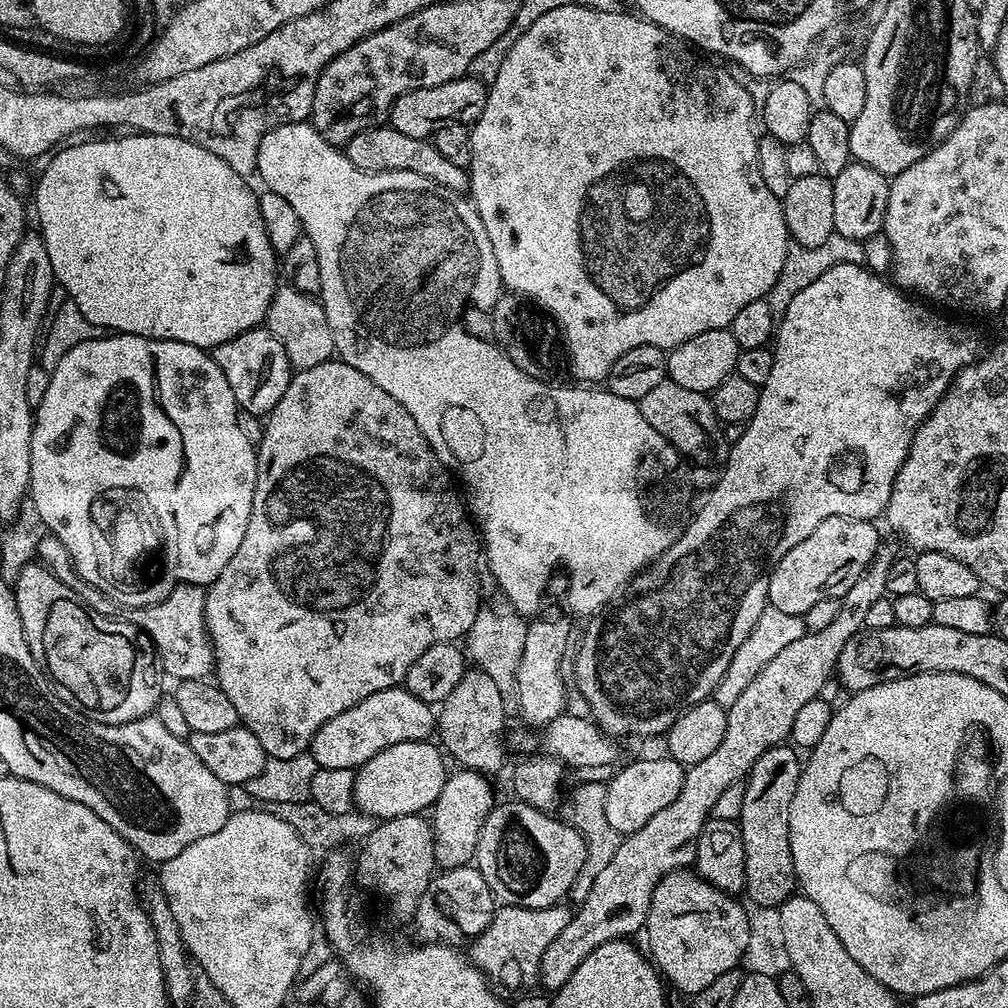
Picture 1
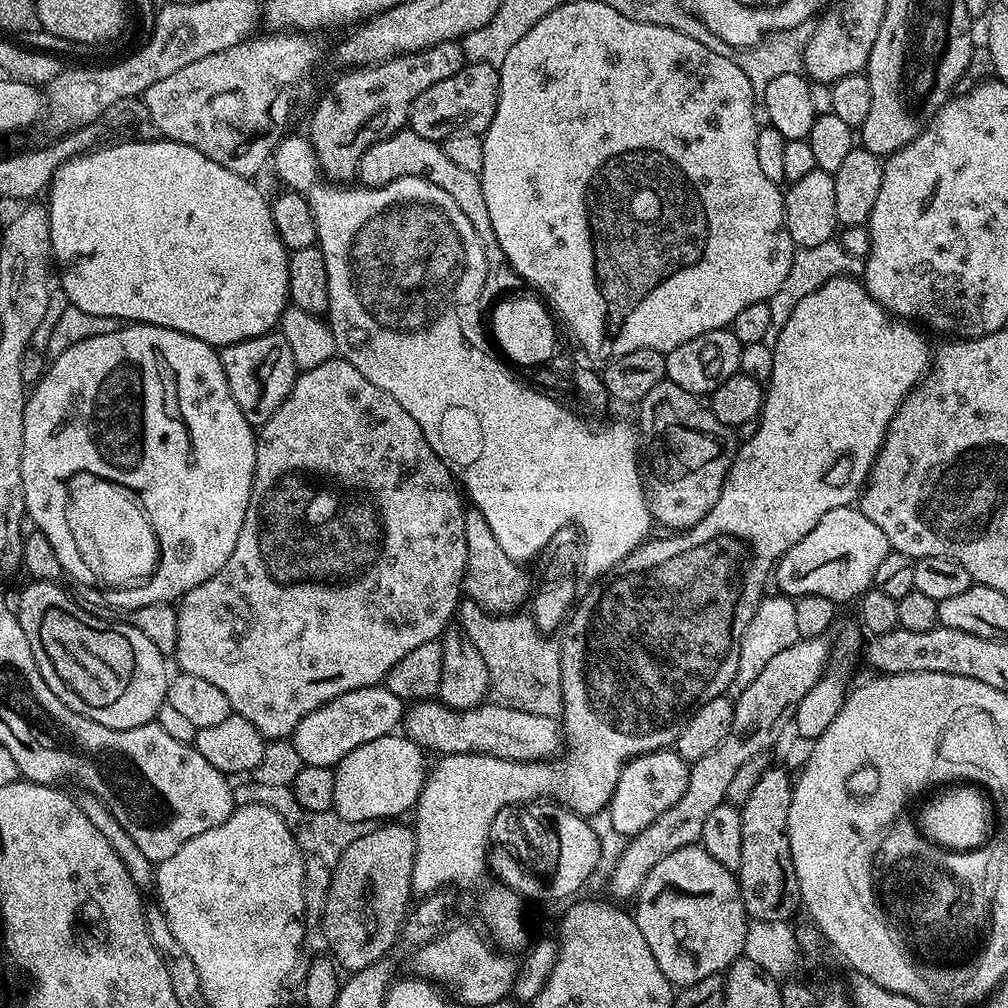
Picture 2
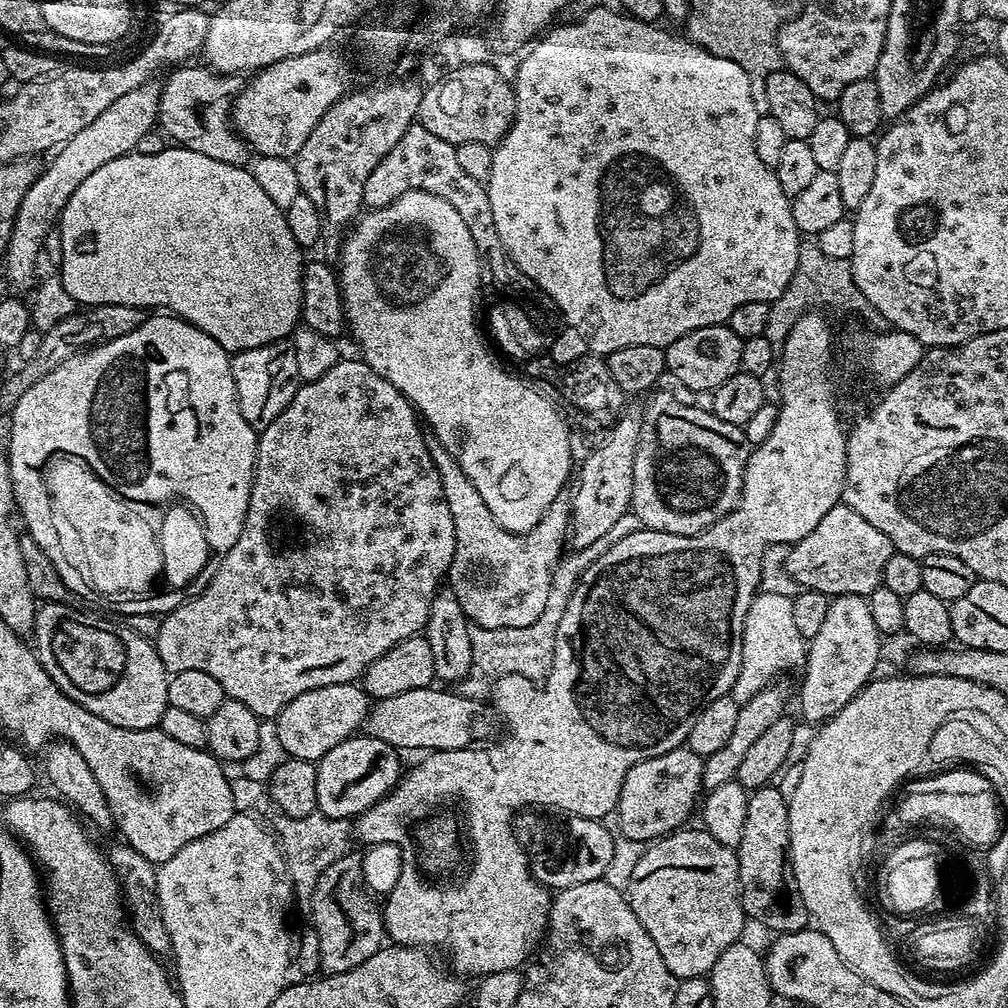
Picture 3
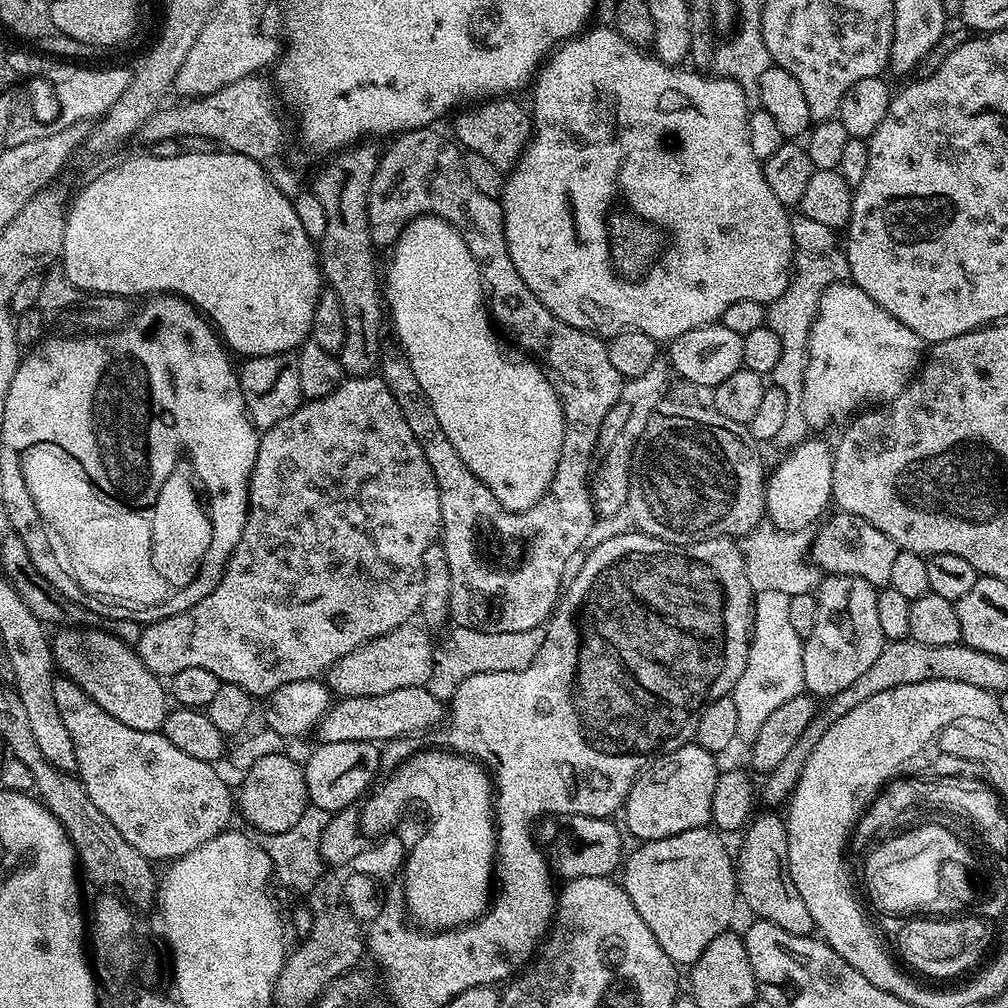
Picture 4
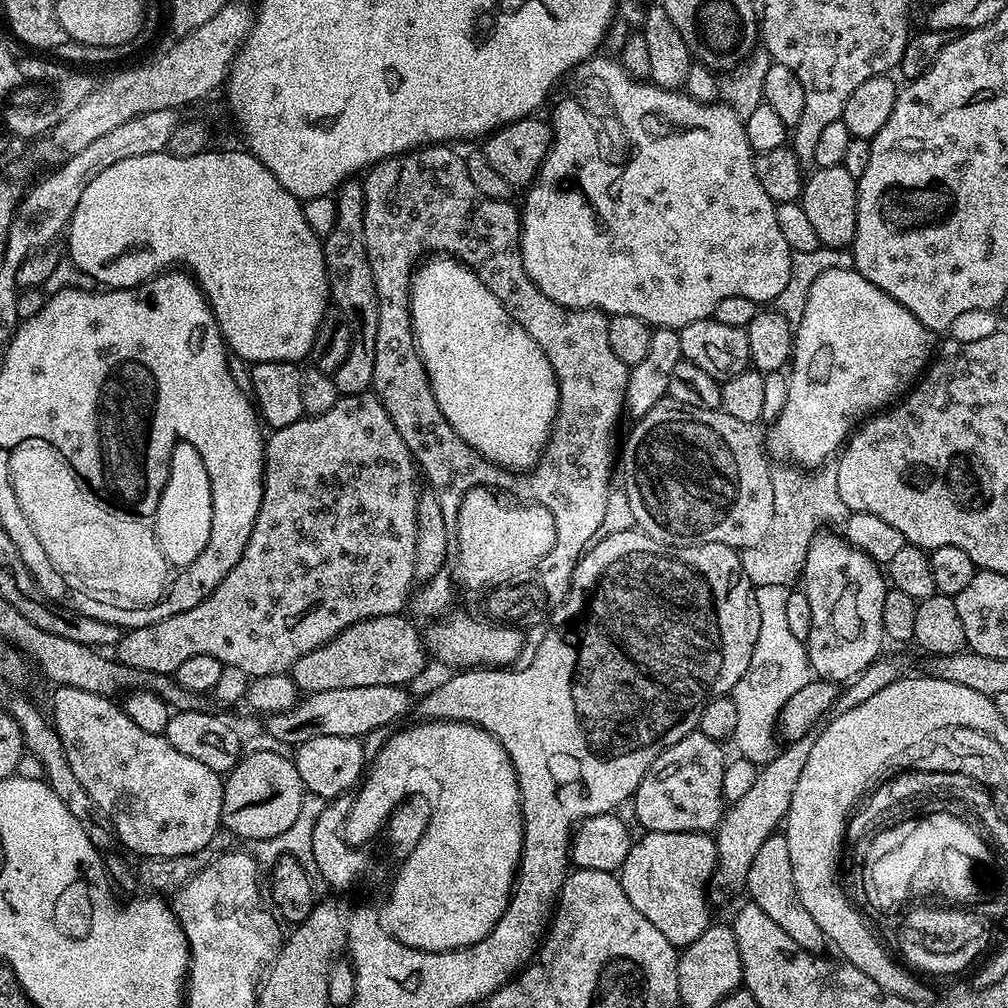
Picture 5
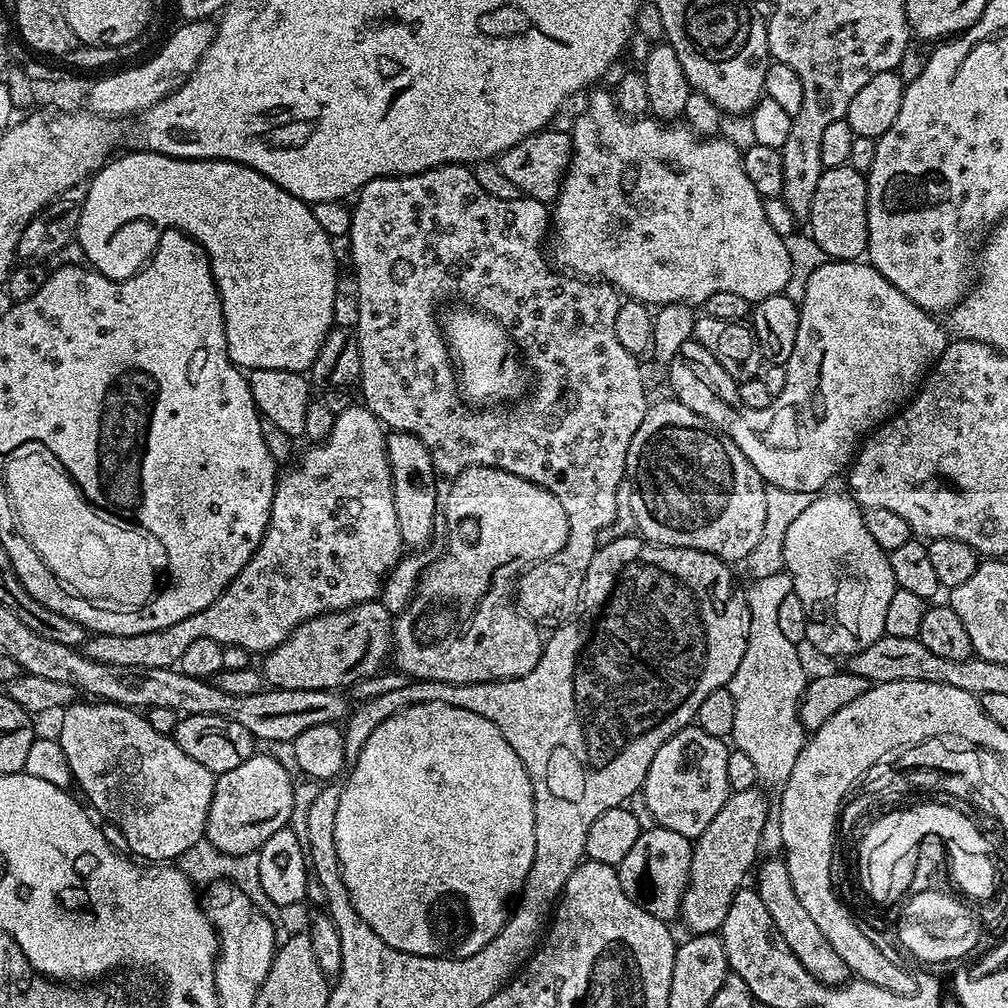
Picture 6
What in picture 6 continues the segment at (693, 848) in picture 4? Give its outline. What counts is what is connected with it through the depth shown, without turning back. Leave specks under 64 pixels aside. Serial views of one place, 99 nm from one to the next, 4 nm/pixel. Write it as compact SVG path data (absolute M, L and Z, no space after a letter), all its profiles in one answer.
M659 826L641 831L638 842L634 842L630 854L622 858L618 866L622 890L646 914L654 914L654 918L665 922L672 922L679 917L680 903L688 885L690 862L692 861L693 841L682 834L674 834L674 830L666 830Z

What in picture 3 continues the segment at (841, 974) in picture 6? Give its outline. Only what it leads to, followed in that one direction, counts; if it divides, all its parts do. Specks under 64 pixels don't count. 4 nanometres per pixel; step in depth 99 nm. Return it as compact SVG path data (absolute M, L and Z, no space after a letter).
M765 786L755 789L748 797L746 806L746 830L742 830L742 842L735 848L738 858L738 874L740 875L740 901L744 907L745 917L749 921L757 920L772 934L781 932L801 932L809 927L810 917L806 910L806 902L802 902L802 894L798 894L798 882L794 882L792 862L788 858L788 801L785 793L780 793L776 786Z

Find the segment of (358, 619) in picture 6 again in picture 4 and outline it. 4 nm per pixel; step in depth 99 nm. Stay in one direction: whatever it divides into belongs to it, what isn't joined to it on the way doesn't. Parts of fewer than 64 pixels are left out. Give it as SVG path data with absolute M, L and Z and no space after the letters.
M409 622L350 650L350 654L338 658L338 662L328 668L328 691L336 698L362 698L391 694L393 690L425 687L436 661L434 643L427 634L419 623Z

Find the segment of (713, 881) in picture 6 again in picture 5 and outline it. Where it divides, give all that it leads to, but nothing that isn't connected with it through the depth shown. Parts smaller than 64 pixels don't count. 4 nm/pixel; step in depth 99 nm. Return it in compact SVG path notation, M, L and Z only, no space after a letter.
M810 731L802 738L785 743L777 751L775 758L757 771L754 786L750 786L749 792L738 798L738 802L727 805L724 817L714 829L715 887L720 887L724 892L736 892L744 888L750 862L754 862L754 854L758 854L762 842L766 842L766 838L773 835L785 823L794 786L798 786L798 778L806 766L806 758L810 758L810 750L814 747L815 741L816 732Z

